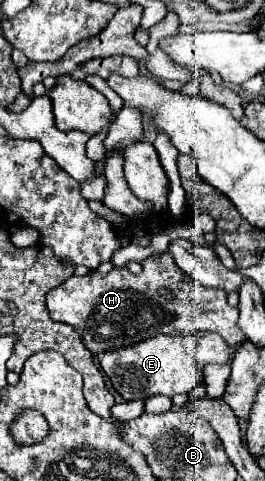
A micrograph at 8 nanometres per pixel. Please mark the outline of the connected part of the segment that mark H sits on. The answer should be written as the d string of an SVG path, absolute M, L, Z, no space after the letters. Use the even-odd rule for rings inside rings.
M169 253L147 257L141 265L143 271L139 275L129 273L127 267L117 267L111 273L91 271L85 277L73 275L63 285L49 291L47 307L51 319L71 325L93 353L127 347L159 333L185 337L197 331L215 331L229 347L239 347L245 341L245 335L241 335L241 329L237 327L239 309L227 303L225 291L193 283L193 279L175 265ZM161 287L173 291L173 303L157 295L157 289Z

